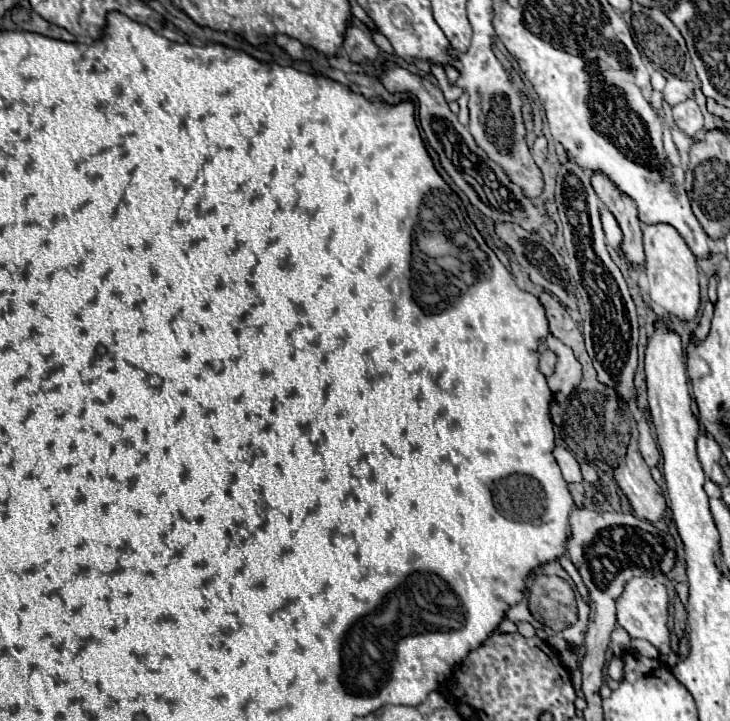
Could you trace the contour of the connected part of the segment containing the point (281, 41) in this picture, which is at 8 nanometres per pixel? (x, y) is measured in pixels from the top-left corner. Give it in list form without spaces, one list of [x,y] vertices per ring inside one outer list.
[[[274,35],[274,41],[294,59],[304,59],[304,47],[298,39],[292,39],[288,35]]]

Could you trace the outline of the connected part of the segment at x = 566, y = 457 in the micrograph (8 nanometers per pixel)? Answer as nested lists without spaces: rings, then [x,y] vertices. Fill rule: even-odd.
[[[556,447],[554,457],[556,457],[556,461],[562,469],[562,475],[568,483],[580,483],[582,481],[582,473],[580,473],[580,467],[578,467],[576,459],[564,447]]]

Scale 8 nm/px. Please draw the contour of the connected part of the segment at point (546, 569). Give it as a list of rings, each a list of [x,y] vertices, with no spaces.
[[[552,561],[552,563],[548,563],[548,565],[542,566],[541,571],[544,575],[547,576],[557,575],[574,586],[573,581],[570,579],[566,571],[560,567],[560,563],[558,563],[558,561]]]

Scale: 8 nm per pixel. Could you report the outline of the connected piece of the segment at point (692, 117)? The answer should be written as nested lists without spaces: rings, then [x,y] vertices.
[[[686,99],[686,101],[678,103],[678,105],[674,105],[672,107],[672,117],[674,117],[674,123],[680,129],[684,129],[690,137],[694,137],[704,127],[700,107],[696,105],[694,99]]]

